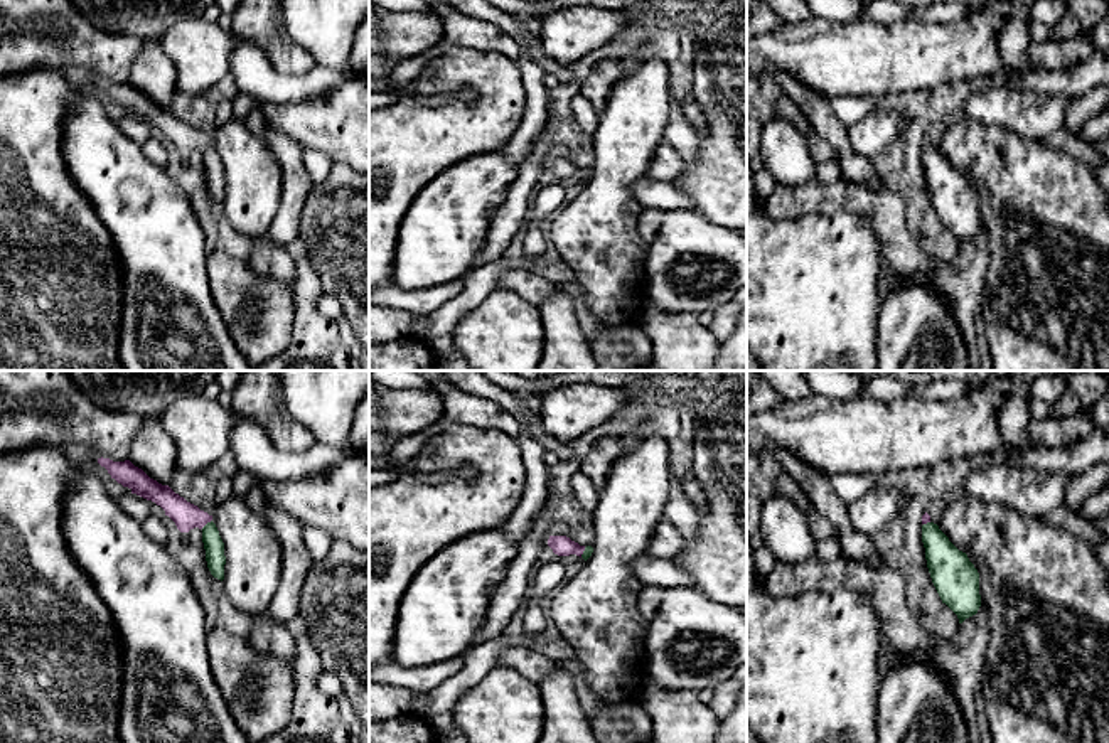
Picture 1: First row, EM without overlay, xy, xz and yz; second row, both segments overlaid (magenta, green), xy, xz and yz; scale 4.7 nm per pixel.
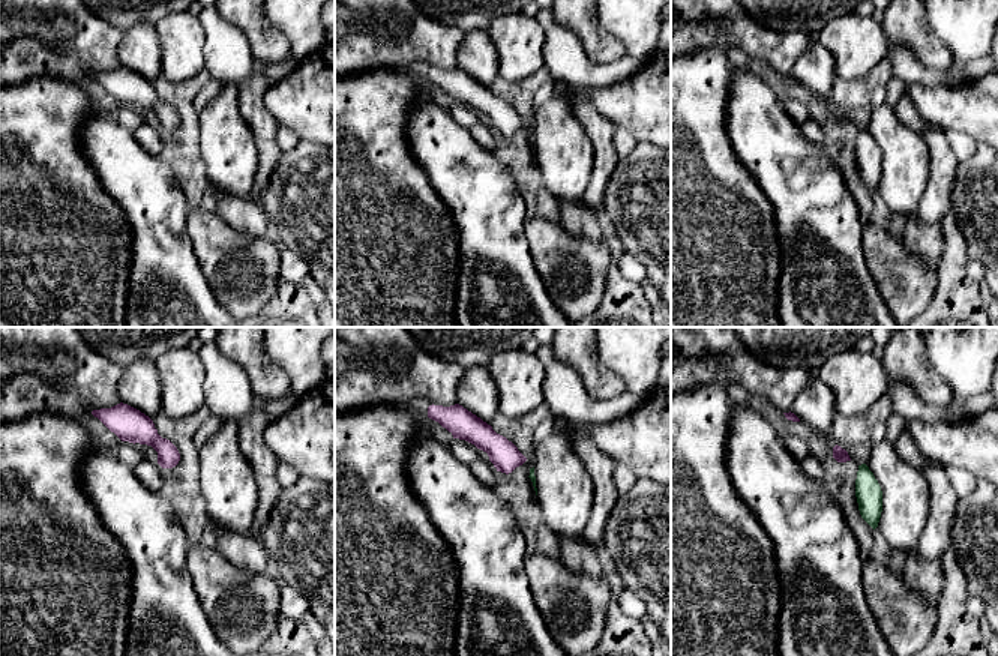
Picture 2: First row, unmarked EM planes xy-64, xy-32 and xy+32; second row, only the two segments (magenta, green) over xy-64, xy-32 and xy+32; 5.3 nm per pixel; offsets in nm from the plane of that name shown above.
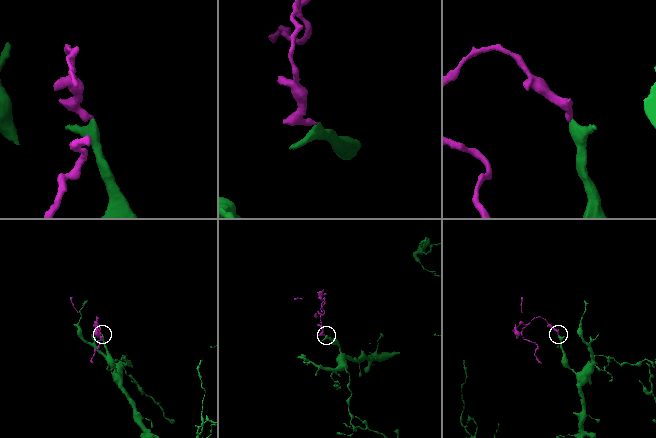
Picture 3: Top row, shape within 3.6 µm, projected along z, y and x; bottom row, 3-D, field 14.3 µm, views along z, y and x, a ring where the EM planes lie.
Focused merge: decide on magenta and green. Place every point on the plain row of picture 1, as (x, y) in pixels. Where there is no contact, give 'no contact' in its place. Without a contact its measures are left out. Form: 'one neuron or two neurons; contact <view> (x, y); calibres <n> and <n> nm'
one neuron; contact xy (206, 145); calibres 130 and 100 nm

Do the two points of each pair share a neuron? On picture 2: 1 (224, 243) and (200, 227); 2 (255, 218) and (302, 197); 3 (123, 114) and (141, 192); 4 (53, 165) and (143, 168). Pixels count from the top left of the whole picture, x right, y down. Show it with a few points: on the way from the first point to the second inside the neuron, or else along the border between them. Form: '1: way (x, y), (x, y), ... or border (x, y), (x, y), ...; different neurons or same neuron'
1: way (218, 243), (206, 231); same neuron
2: border (258, 201), (267, 216); different neurons
3: border (111, 114), (132, 132); different neurons
4: border (77, 135), (84, 159), (101, 186), (111, 197); different neurons

